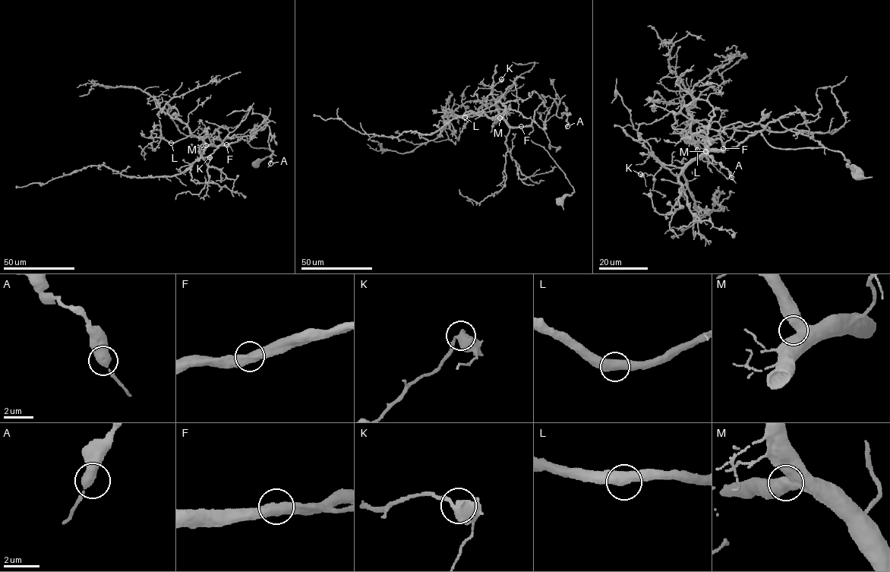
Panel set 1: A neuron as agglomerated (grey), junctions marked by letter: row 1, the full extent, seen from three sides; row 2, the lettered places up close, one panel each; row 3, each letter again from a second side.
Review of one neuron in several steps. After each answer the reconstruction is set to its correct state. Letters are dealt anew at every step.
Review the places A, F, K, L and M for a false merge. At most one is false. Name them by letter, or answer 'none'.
none

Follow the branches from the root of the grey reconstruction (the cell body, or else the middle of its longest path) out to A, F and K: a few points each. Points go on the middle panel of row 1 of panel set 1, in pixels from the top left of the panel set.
A: (560, 201), (573, 187), (528, 136), (541, 95), (567, 126)
F: (560, 201), (572, 194), (573, 187), (548, 152), (529, 139), (528, 134), (533, 131), (531, 126), (521, 126)
K: (560, 201), (573, 187), (548, 152), (529, 139), (531, 126), (511, 127), (501, 117), (492, 93), (501, 79)

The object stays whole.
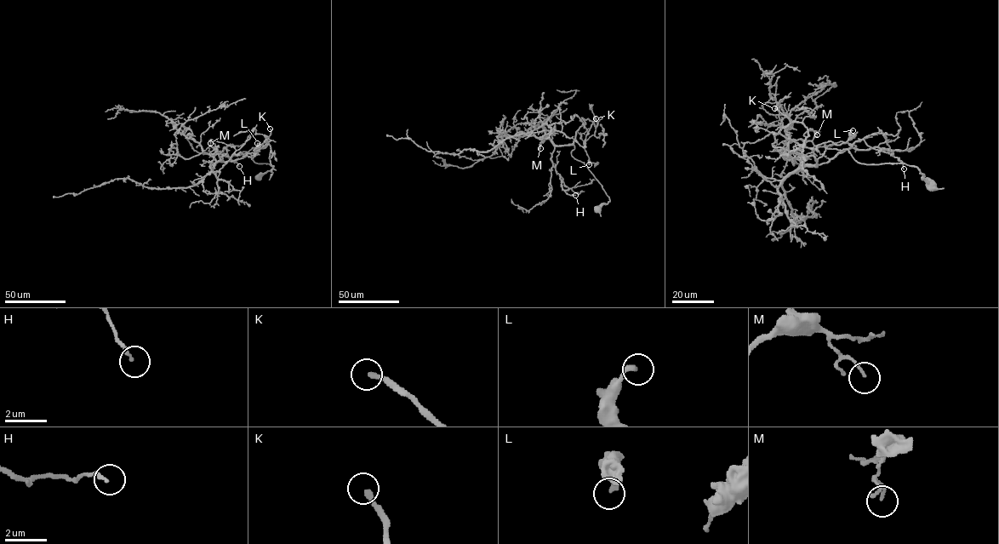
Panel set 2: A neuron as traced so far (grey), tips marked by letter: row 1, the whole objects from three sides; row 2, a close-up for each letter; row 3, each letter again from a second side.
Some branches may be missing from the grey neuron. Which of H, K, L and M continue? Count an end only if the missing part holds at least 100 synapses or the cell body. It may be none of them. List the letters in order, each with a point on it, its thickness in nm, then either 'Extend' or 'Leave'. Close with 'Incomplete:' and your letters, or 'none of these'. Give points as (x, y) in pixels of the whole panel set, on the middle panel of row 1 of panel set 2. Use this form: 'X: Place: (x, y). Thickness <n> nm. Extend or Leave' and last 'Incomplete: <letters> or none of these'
H: Place: (575, 195). Thickness 130 nm. Leave
K: Place: (596, 118). Thickness 240 nm. Extend
L: Place: (589, 164). Thickness 240 nm. Leave
M: Place: (540, 148). Thickness 110 nm. Leave
Incomplete: K

